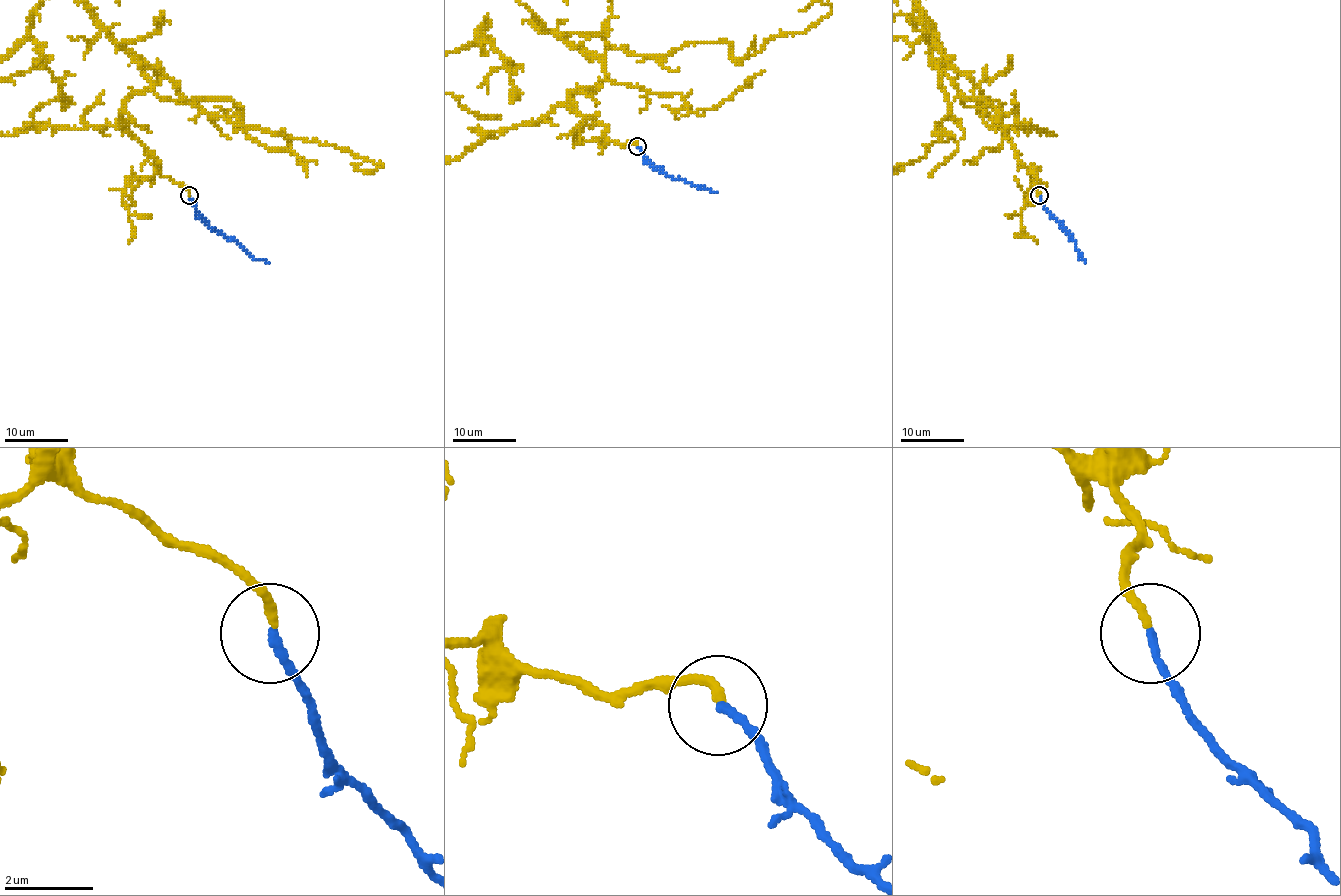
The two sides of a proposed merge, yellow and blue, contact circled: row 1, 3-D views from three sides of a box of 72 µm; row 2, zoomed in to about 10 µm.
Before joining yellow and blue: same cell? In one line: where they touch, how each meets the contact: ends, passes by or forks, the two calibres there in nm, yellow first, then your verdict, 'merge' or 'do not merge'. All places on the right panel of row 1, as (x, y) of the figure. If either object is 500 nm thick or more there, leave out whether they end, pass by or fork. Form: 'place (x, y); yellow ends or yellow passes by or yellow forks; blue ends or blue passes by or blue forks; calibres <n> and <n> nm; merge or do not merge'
place (1039, 195); yellow ends; blue ends; calibres 170 and 180 nm; merge

